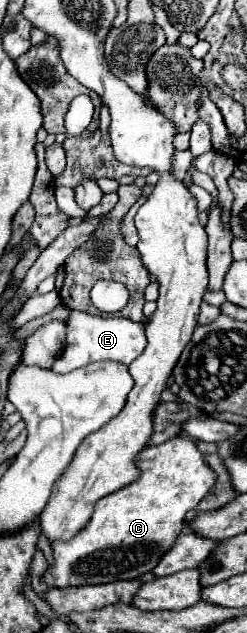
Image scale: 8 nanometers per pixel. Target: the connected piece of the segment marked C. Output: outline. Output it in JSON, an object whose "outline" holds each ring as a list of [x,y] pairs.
{"outline":[[[175,437],[161,445],[145,447],[143,453],[135,457],[135,463],[141,471],[137,481],[119,489],[119,493],[101,497],[95,503],[95,511],[89,523],[75,537],[71,537],[69,541],[51,543],[53,565],[47,567],[43,575],[43,581],[47,583],[47,587],[53,587],[53,581],[57,581],[57,587],[111,583],[111,581],[121,581],[121,579],[135,579],[151,571],[155,561],[159,561],[163,553],[171,549],[171,545],[175,543],[175,537],[181,533],[183,523],[185,523],[185,513],[193,509],[207,495],[207,489],[211,489],[211,485],[215,483],[215,473],[207,467],[195,443],[185,437]]]}

